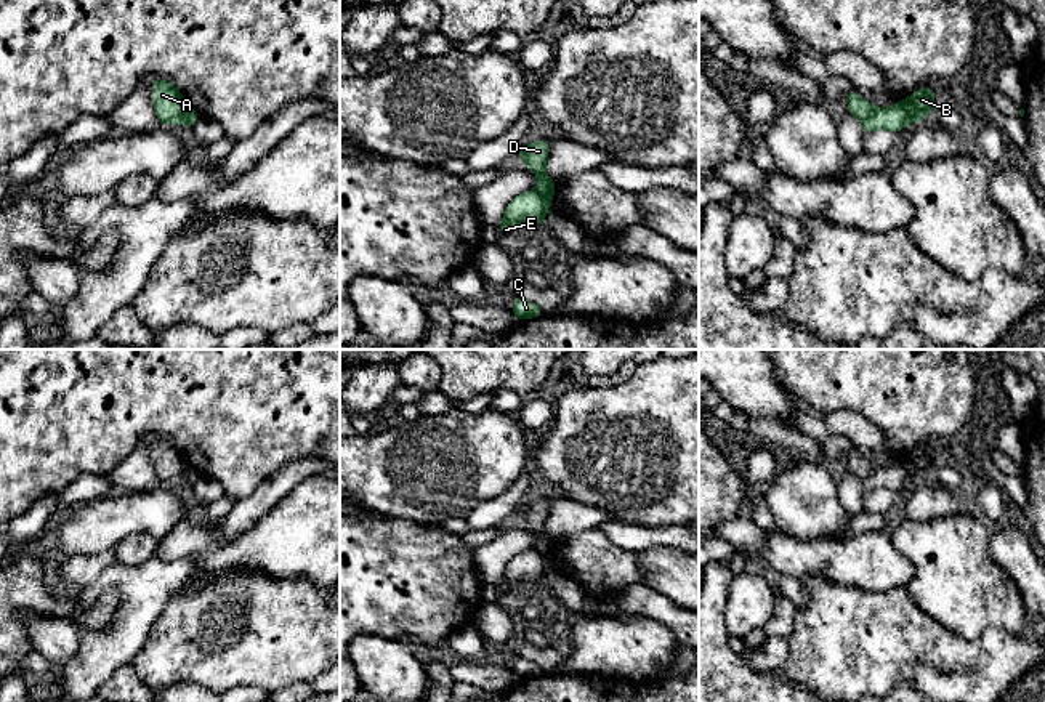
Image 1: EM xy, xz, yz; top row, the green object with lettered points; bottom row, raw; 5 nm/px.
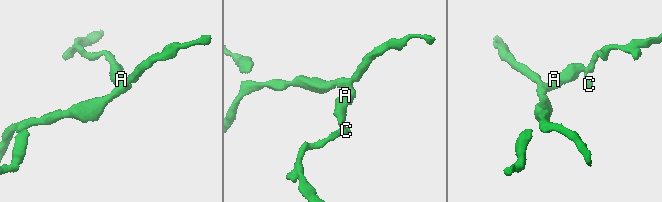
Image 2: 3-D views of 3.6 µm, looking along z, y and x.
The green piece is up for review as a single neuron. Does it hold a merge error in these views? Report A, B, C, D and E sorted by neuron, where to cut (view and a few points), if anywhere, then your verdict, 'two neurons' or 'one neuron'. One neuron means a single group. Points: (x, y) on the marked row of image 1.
A B C E / D; cut in yz along (903, 101), (914, 122); two neurons

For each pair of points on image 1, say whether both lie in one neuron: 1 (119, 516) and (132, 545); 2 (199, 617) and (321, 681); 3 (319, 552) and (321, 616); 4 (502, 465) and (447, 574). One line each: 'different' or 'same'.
1: different
2: different
3: different
4: different

